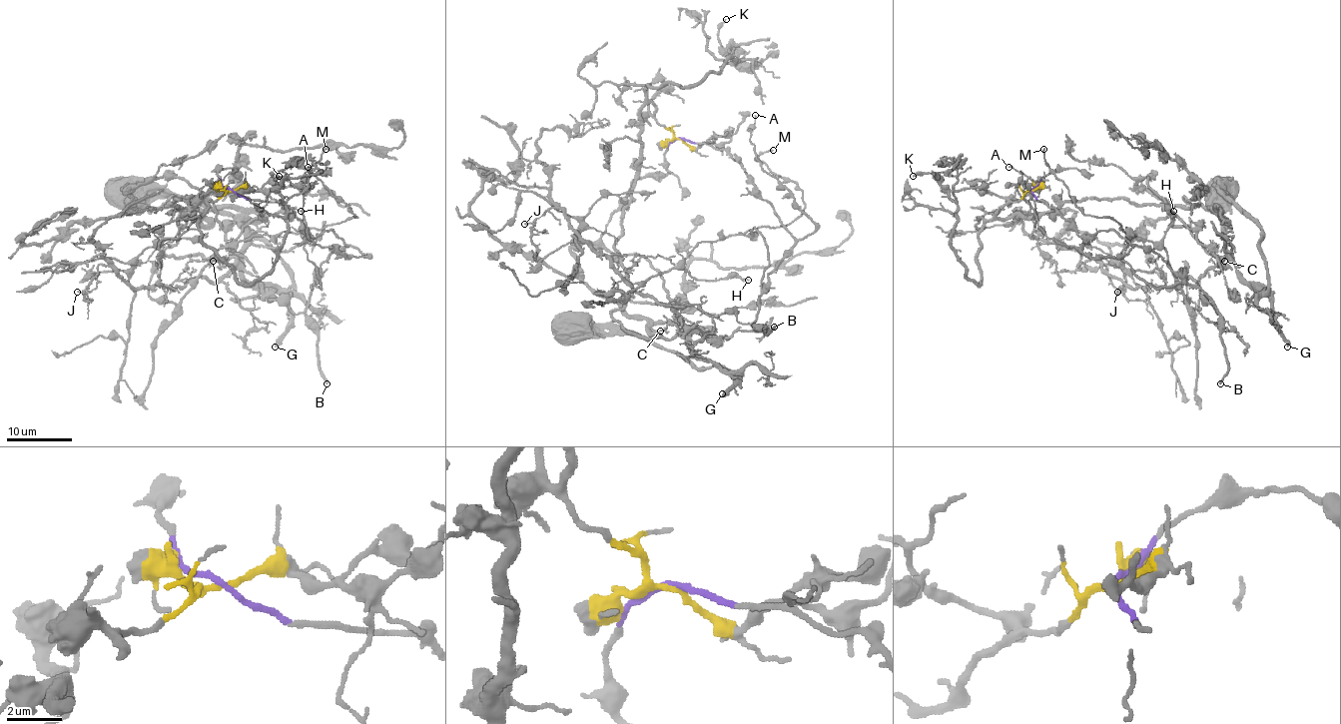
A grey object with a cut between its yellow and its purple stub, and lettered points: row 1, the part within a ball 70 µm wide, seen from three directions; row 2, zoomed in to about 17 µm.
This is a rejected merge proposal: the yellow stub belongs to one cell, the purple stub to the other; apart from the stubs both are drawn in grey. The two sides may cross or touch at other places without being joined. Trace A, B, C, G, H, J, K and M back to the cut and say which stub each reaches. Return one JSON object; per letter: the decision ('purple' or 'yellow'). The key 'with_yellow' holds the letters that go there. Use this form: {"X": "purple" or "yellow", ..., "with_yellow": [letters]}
{"A": "purple", "B": "purple", "C": "yellow", "G": "yellow", "H": "purple", "J": "yellow", "K": "yellow", "M": "purple", "with_yellow": ["C", "G", "J", "K"]}

